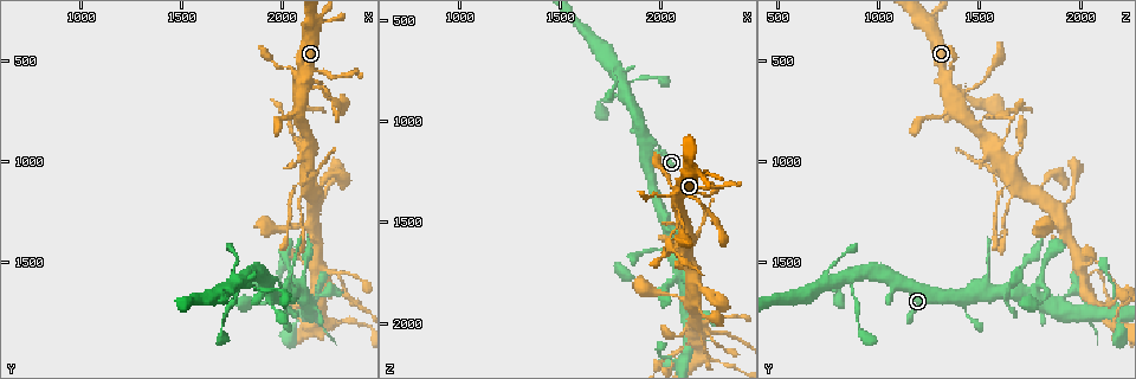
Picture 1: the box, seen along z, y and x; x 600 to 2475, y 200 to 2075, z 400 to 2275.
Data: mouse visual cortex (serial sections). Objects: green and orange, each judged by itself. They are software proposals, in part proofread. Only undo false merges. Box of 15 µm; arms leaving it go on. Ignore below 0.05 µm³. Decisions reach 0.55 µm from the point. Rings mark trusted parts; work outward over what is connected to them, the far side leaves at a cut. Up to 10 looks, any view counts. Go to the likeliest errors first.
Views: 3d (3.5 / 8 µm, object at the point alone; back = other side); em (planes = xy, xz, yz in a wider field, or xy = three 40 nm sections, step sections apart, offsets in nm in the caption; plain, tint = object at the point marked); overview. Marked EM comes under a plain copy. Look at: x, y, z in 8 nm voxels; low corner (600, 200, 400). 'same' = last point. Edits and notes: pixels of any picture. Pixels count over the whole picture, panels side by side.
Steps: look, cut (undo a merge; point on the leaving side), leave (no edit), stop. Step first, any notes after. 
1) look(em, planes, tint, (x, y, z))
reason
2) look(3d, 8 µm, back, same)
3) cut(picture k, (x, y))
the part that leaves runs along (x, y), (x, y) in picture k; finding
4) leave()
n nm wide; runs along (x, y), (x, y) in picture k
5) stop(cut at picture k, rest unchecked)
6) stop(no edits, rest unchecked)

look(3d, 8 µm, (2100, 830, 1480))
thin neck

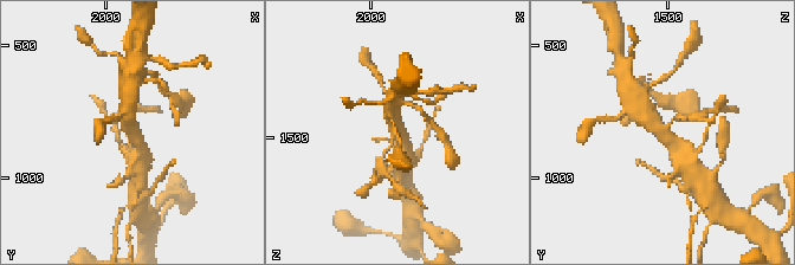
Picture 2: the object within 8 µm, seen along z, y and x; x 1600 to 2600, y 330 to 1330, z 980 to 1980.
look(em, planes, tint, (2100, 830, 1470))
now the EM

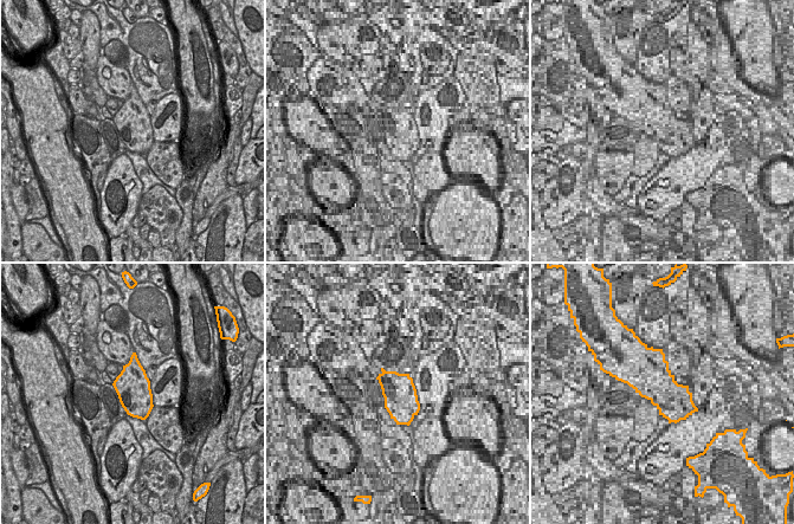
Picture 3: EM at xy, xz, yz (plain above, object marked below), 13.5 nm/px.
leave()
runs along (637, 108), (683, 155) in picture 2; one cell here

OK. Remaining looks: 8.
look(3d, 3.5 µm, (2120, 1120, 1680))
looks like a crossing

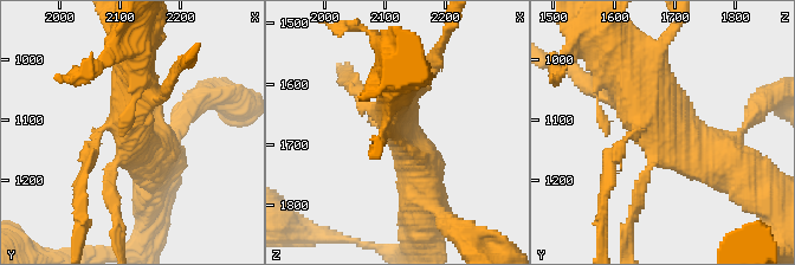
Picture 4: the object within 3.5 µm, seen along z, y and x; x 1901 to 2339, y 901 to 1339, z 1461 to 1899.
look(em, xy, step 3, tint, (2125, 1125, 1675))
shape alone is not enough

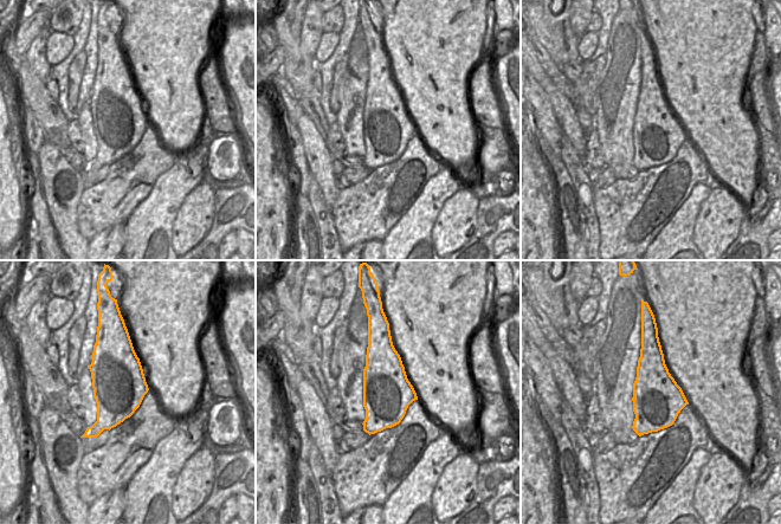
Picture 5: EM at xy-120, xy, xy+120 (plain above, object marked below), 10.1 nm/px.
leave()
runs along (625, 68), (660, 136), (728, 159) in picture 4; continuous, no second cell

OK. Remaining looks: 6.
look(3d, 8 µm, (2170, 1560, 2000))
four or more arms meet

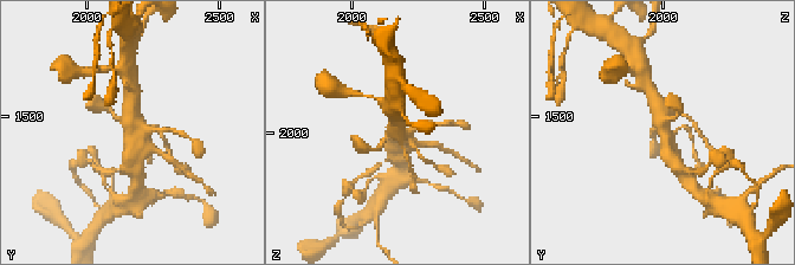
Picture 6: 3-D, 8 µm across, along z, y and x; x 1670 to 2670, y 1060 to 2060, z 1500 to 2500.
look(em, xy, step 3, tint, (2170, 1560, 2010))
need the tissue

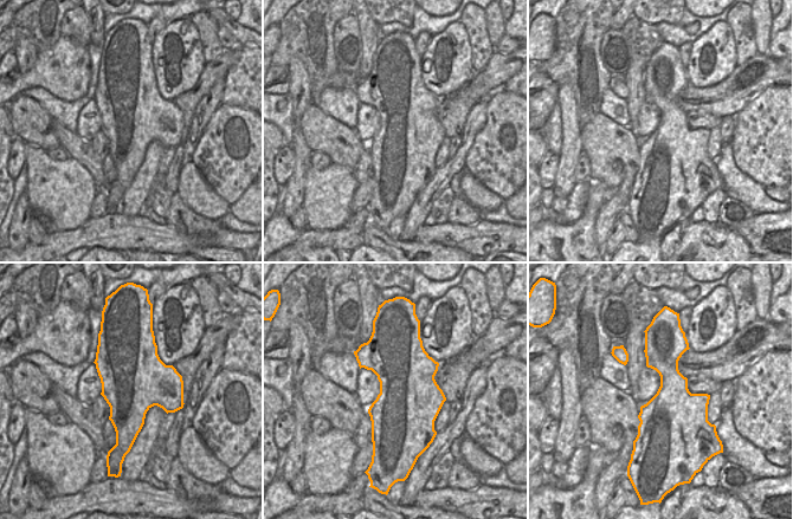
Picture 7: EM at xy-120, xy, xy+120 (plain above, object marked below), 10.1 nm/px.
leave()
runs along (654, 98), (676, 163) in picture 6; all the same cell

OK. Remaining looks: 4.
look(3d, 3.5 µm, (2190, 1810, 2160))
four-way junction

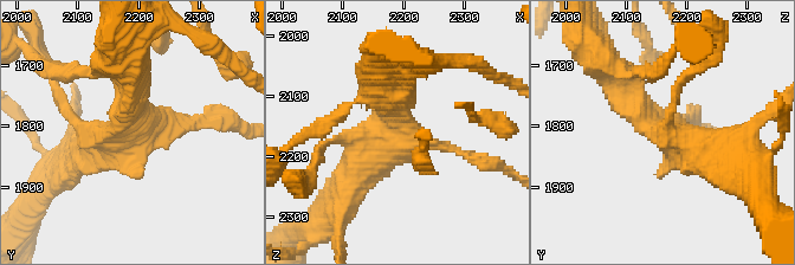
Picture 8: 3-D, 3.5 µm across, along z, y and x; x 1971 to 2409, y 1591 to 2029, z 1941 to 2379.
look(em, planes, tint, (2195, 1800, 2155))

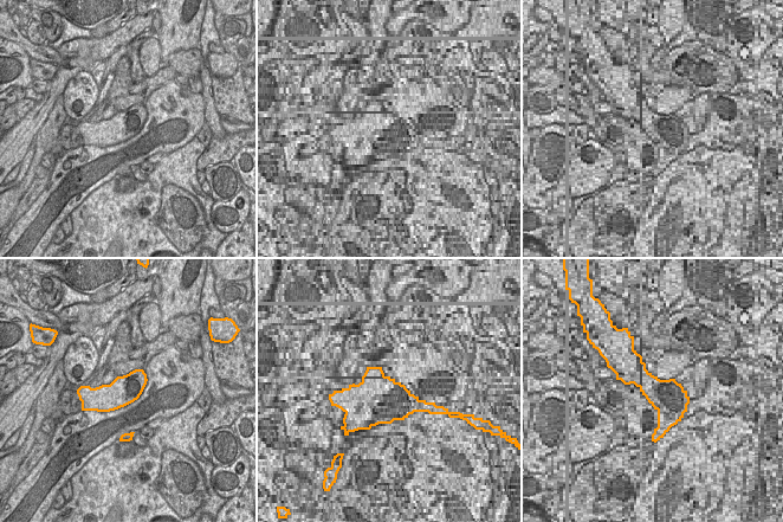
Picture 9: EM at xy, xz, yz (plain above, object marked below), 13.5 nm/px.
leave()
380 nm wide; runs along (606, 68), (666, 133), (712, 150) in picture 8; continuous, no second cell

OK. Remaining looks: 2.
stop(no edits, rest unchecked)

